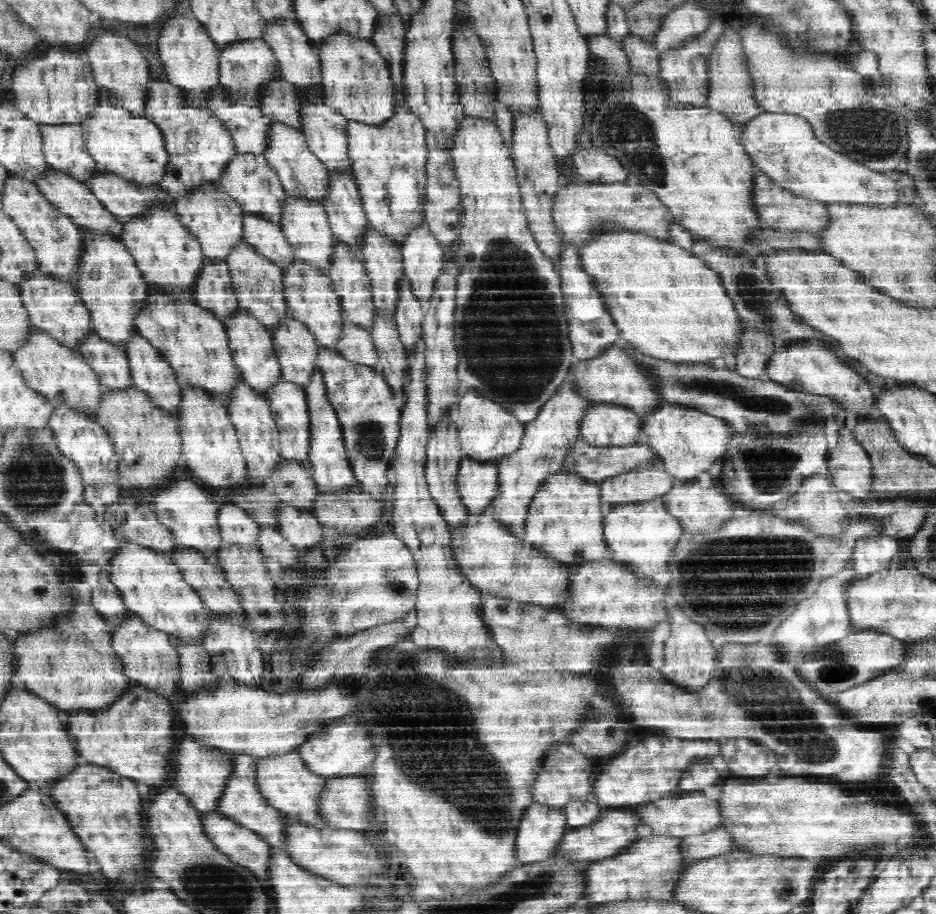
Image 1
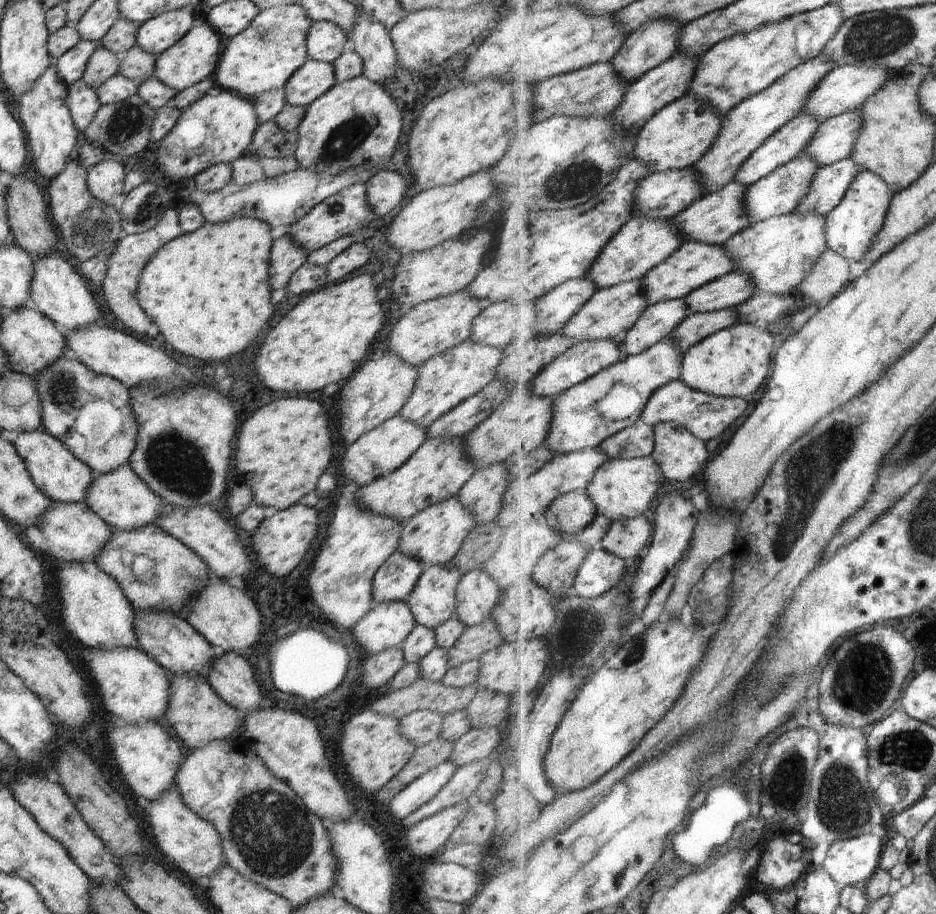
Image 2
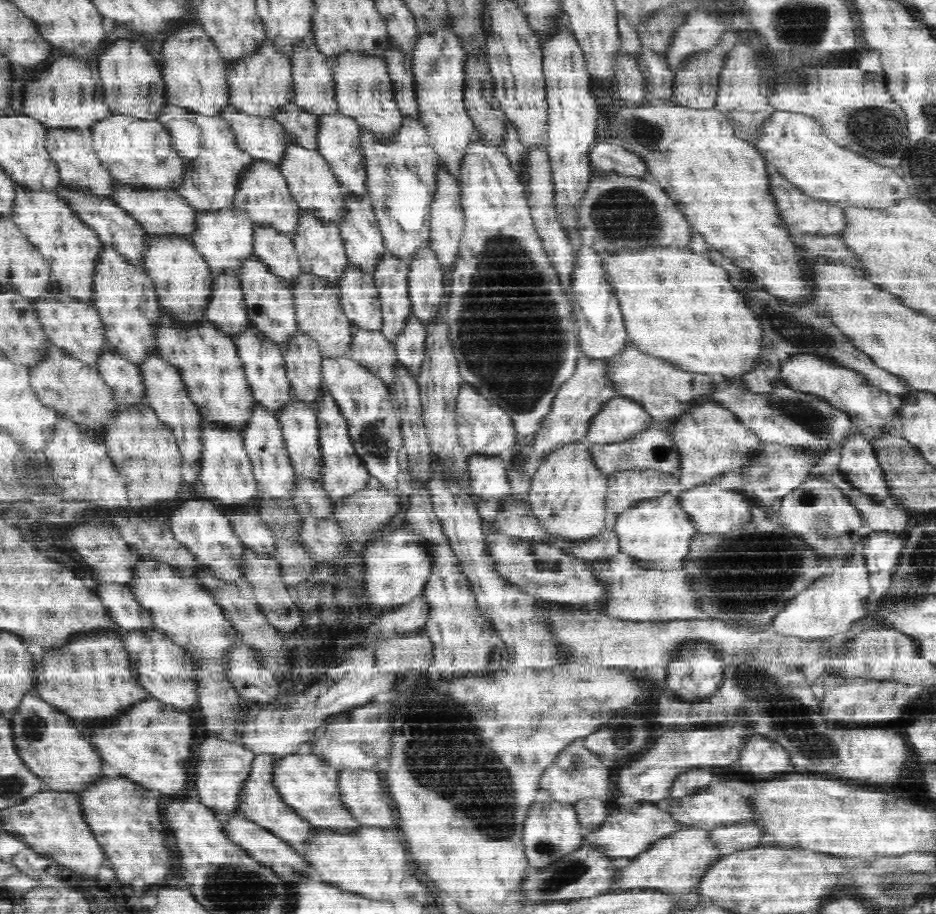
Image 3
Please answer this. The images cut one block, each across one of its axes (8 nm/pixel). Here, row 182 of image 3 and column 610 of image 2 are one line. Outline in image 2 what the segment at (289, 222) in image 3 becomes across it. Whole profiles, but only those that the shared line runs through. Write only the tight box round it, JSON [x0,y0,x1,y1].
[589,216,684,289]

